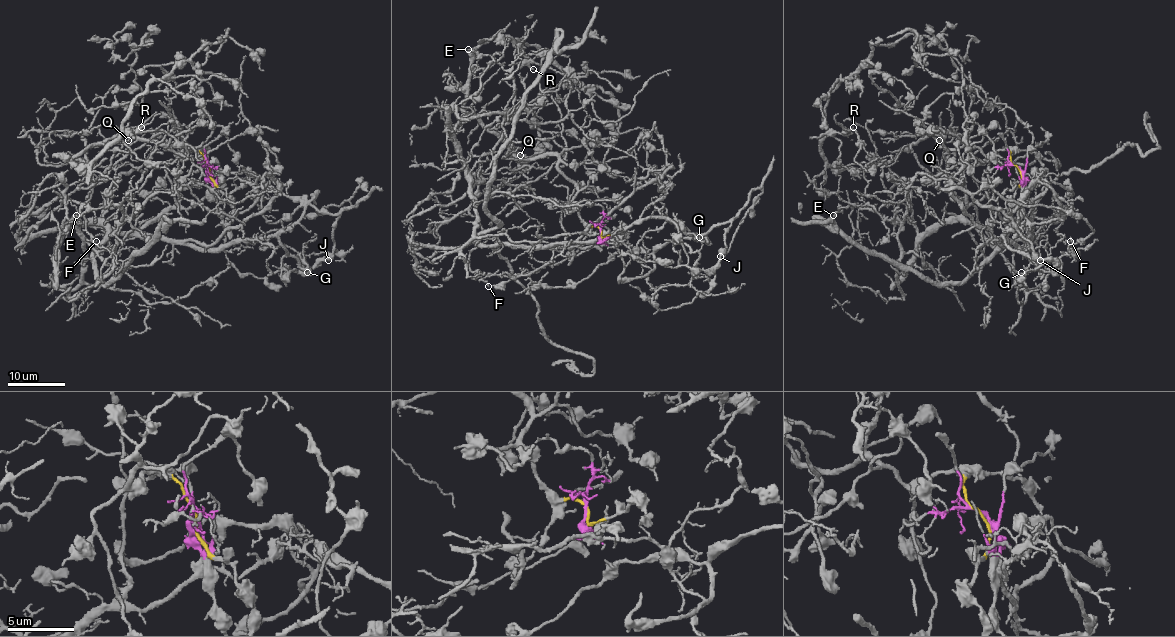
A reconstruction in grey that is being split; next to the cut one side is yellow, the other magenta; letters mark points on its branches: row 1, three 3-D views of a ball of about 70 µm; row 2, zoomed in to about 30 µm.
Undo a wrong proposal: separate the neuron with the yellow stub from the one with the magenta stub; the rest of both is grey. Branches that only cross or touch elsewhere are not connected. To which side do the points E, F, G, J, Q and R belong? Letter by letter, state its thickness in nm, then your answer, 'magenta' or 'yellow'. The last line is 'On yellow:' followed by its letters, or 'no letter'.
E: calibre 130 nm; yellow
F: calibre 110 nm; magenta
G: calibre 120 nm; magenta
J: calibre 320 nm; magenta
Q: calibre 120 nm; yellow
R: calibre 150 nm; yellow
On yellow: E, Q, R

